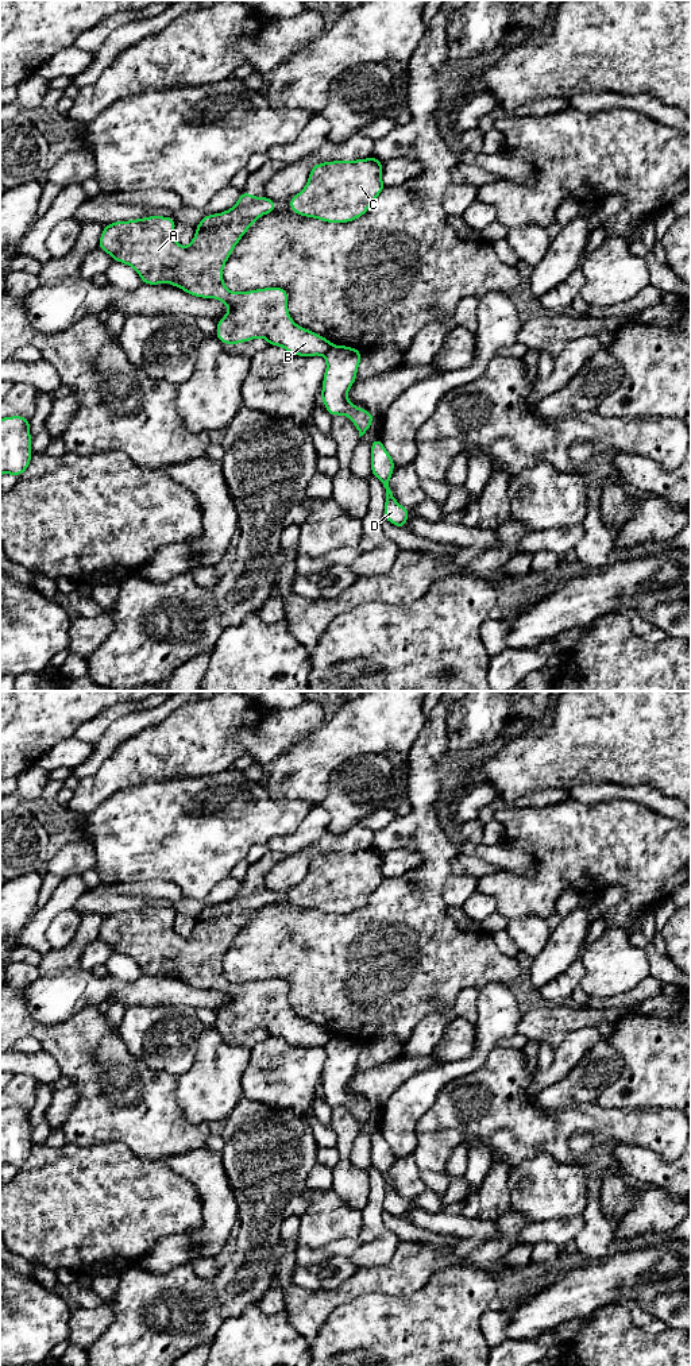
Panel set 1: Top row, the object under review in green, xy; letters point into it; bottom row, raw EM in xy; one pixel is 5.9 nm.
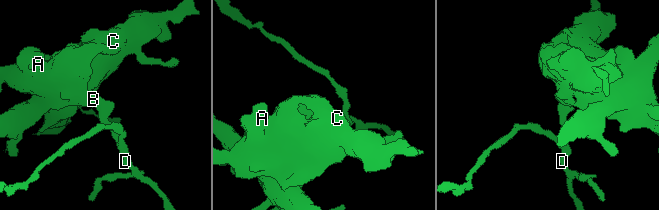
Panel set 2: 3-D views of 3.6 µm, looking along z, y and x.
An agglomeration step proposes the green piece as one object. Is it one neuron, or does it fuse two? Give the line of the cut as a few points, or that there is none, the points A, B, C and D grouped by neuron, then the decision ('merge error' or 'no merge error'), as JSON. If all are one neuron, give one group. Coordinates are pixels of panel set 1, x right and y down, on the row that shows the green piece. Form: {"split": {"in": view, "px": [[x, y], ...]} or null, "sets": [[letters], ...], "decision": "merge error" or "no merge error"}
{"split": {"in": "xy", "px": [[332, 346], [323, 354]]}, "sets": [["A", "B", "C"], ["D"]], "decision": "merge error"}

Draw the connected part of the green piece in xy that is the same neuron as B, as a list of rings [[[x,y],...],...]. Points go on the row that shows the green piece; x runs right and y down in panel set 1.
[[[243,192],[231,209],[204,216],[186,247],[174,240],[173,217],[147,216],[107,224],[99,248],[134,267],[142,283],[166,281],[190,296],[223,301],[228,313],[216,329],[223,344],[265,337],[269,346],[281,346],[292,355],[324,355],[332,343],[292,320],[283,288],[238,293],[224,286],[223,269],[233,247],[255,220],[274,211],[274,200]]]

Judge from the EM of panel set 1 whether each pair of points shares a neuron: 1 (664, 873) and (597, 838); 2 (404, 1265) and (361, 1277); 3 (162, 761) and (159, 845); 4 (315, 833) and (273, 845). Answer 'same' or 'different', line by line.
1: same
2: same
3: different
4: same

